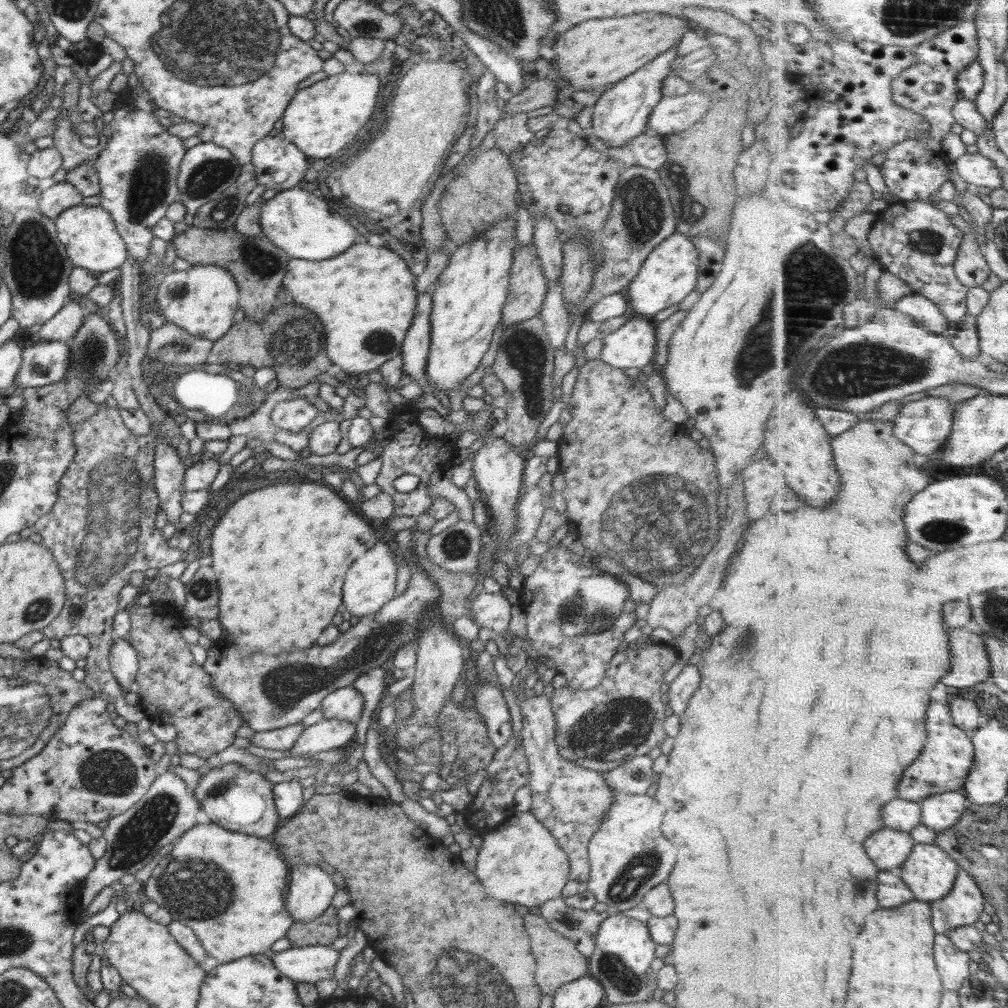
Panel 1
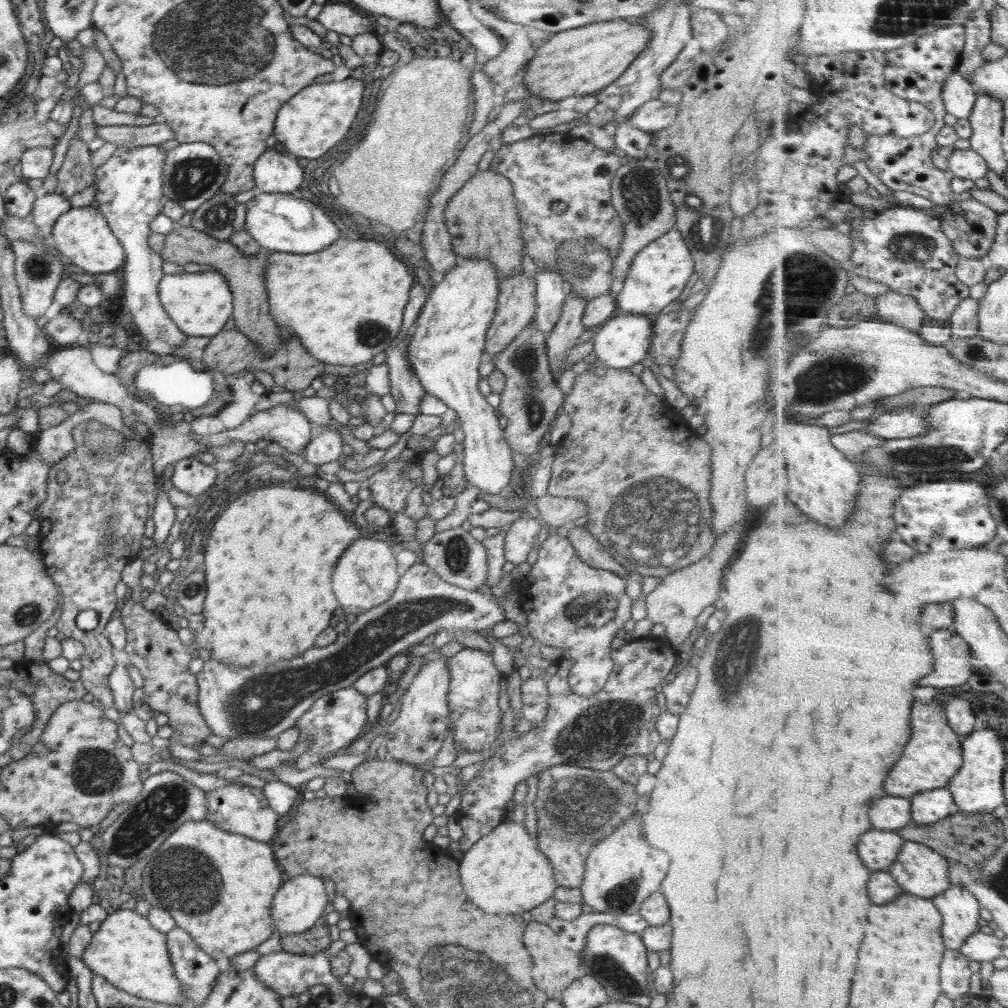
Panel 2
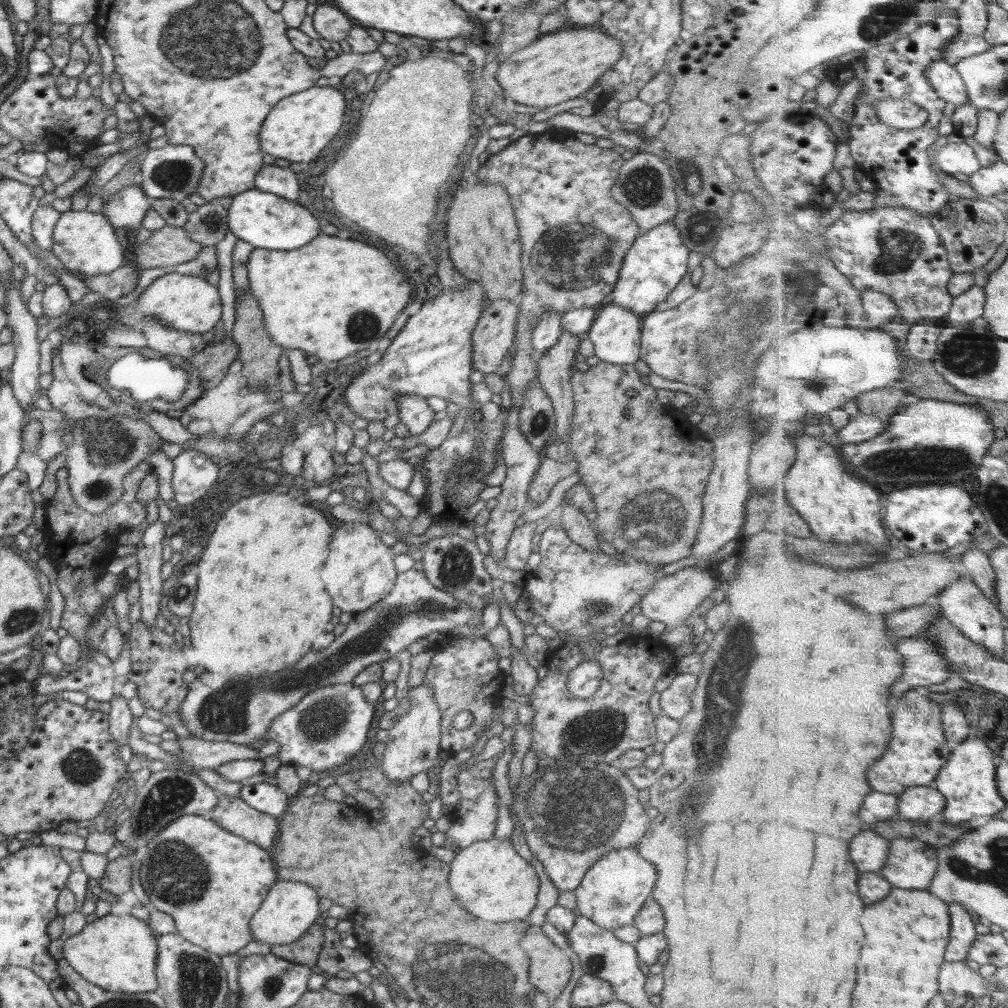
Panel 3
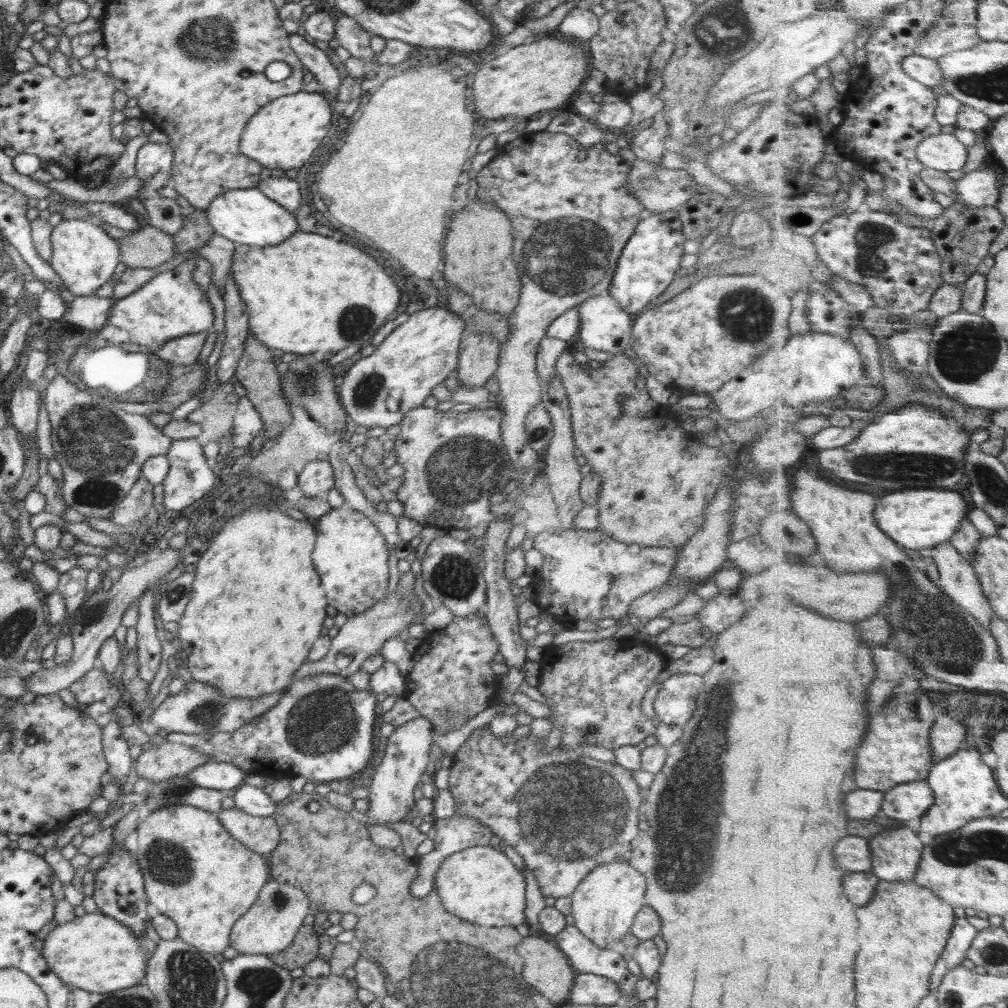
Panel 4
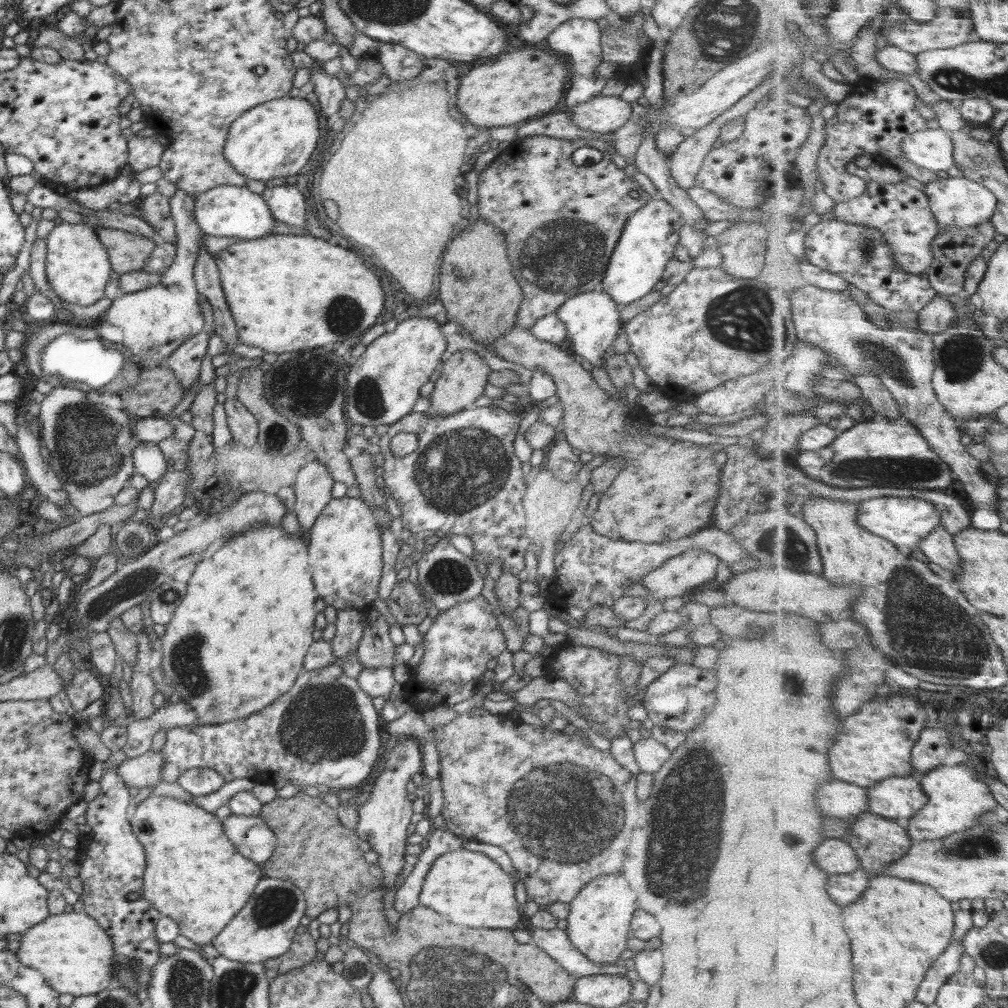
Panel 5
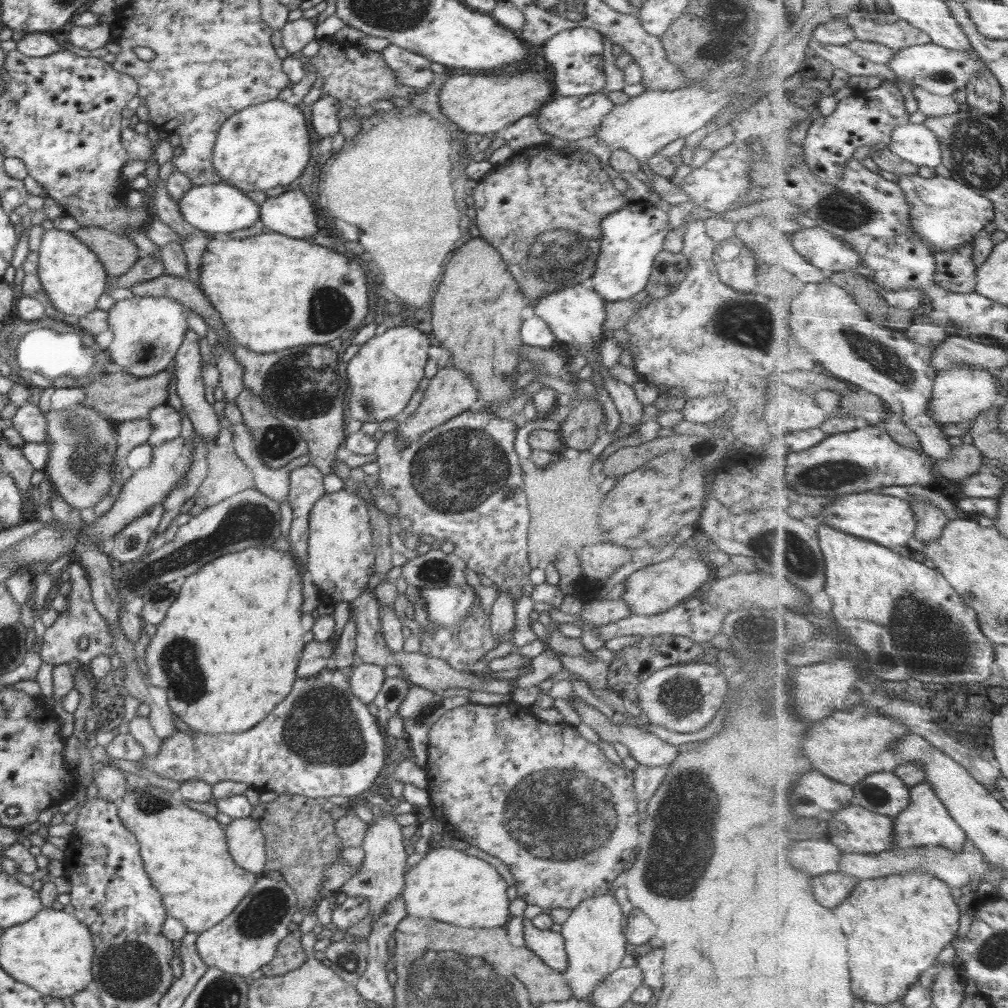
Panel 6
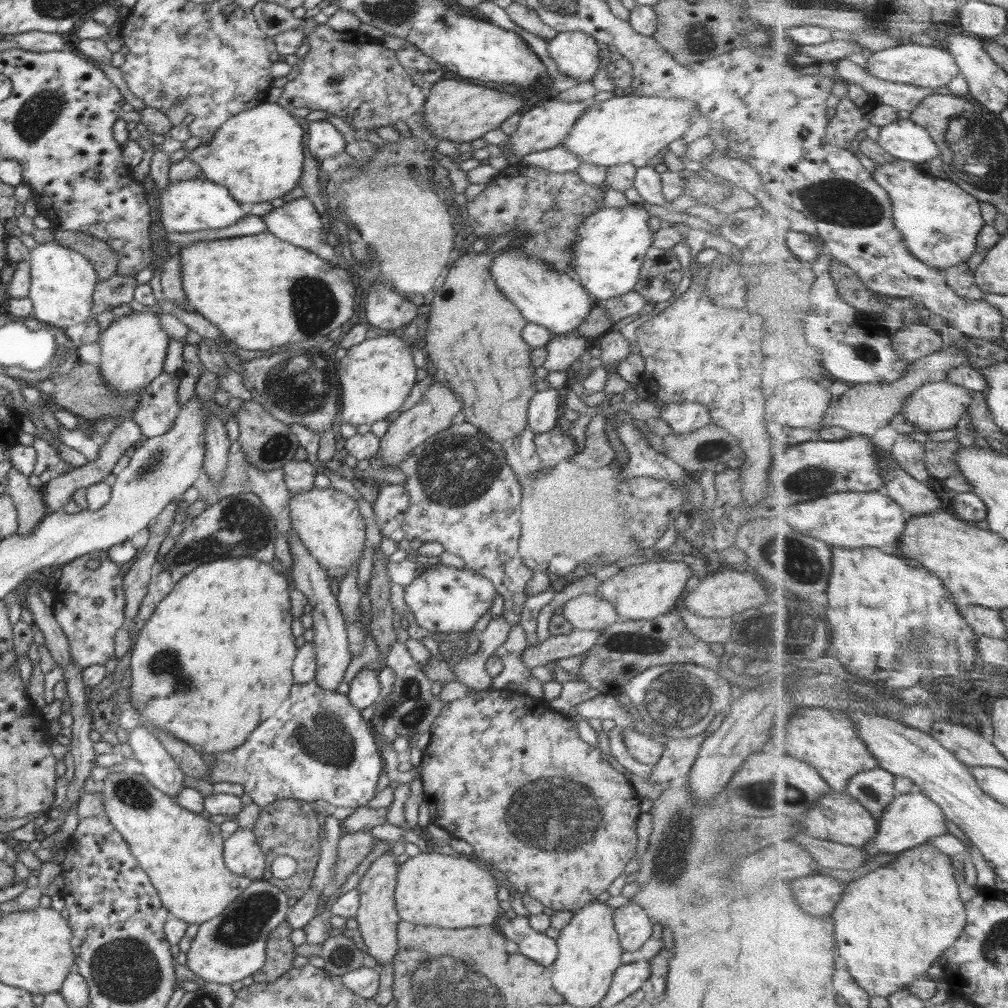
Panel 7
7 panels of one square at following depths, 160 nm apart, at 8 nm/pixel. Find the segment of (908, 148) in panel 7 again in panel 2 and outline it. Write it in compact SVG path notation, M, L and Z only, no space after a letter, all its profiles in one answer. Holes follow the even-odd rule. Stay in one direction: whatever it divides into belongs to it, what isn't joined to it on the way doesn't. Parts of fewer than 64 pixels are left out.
M972 147L954 150L947 161L947 167L956 177L974 181L987 178L991 170L988 159Z

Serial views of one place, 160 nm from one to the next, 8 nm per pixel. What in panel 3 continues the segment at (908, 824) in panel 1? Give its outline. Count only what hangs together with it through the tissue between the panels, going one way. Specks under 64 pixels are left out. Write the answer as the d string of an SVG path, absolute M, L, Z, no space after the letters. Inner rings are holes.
M874 791L863 804L859 816L870 825L890 820L892 817L899 818L899 802L901 796Z

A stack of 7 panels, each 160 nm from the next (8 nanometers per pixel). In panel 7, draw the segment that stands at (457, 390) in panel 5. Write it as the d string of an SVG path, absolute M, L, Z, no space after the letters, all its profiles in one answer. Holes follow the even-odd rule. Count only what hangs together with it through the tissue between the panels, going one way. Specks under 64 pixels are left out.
M433 382L426 387L422 400L409 408L406 412L389 424L388 430L380 439L380 453L378 460L382 458L383 466L395 468L397 464L406 461L406 457L416 449L416 446L425 444L433 434L438 434L452 425L452 420L462 410L459 398L453 394L452 389L445 382Z

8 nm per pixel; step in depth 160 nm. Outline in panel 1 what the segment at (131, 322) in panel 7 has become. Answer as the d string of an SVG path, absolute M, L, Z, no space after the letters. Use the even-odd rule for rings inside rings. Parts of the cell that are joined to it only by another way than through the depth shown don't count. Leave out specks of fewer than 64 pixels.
M193 265L188 270L161 274L156 294L157 306L168 322L198 338L214 342L234 324L239 300L239 288L234 277L225 268L216 265Z

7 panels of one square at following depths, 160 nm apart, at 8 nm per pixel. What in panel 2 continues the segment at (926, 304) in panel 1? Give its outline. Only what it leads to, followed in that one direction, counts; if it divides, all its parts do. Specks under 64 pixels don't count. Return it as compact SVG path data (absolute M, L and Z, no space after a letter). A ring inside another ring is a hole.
M890 291L878 297L876 318L882 322L908 326L910 330L918 331L926 324L927 316L914 296Z

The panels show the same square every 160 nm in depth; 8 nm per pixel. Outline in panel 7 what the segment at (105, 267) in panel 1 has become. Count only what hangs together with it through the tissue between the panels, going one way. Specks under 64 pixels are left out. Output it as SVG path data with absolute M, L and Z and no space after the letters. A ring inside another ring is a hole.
M56 240L37 244L28 255L31 285L27 296L34 310L32 318L38 322L68 328L91 319L94 308L93 292L99 281L93 264L83 254L58 245Z

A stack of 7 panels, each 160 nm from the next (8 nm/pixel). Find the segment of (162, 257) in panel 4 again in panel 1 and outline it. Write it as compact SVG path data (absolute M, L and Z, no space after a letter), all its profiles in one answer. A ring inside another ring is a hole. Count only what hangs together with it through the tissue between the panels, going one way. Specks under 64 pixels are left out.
M193 225L180 234L175 234L171 241L176 250L176 256L187 260L192 265L216 265L225 268L236 281L240 300L238 307L246 313L245 318L254 323L262 323L272 311L278 298L282 279L288 272L288 254L272 245L266 236L246 237L236 231L197 228Z

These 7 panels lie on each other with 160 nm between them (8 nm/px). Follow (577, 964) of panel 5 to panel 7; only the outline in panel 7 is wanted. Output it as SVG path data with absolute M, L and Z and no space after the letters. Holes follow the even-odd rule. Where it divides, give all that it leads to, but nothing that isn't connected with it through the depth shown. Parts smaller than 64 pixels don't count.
M503 914L495 922L494 926L500 929L500 933L508 941L512 940L518 944L518 953L545 967L549 967L556 960L558 954L556 939L532 929L528 917L511 918Z

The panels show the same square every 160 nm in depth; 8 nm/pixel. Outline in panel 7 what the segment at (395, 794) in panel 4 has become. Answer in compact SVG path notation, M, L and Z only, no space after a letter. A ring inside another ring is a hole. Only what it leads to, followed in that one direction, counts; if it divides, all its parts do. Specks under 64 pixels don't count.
M382 854L378 857L368 871L360 878L357 884L359 890L359 909L355 919L358 922L360 936L363 938L366 950L380 965L393 962L398 952L397 925L399 920L396 910L394 891L396 888L397 870L402 858Z

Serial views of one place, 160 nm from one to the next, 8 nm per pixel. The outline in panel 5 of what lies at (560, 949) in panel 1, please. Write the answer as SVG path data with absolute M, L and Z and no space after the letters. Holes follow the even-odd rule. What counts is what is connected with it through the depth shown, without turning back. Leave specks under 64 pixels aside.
M531 942L518 943L516 962L518 972L514 972L520 981L530 986L530 990L542 1002L571 1000L576 981L581 977L578 973L566 972L551 956L540 950Z

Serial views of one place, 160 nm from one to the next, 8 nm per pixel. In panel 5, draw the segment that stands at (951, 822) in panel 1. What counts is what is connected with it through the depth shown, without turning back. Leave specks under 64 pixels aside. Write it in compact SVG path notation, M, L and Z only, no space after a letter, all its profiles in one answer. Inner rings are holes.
M912 775L886 778L869 790L871 812L891 819L911 819L930 802L921 778Z

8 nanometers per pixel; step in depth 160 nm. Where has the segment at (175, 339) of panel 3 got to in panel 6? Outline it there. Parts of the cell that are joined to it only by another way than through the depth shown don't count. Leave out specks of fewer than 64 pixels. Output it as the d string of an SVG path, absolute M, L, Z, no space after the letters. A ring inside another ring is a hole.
M192 329L186 330L184 340L172 360L172 364L176 367L176 394L178 394L180 402L182 402L184 412L188 414L188 418L190 418L190 422L193 424L195 434L199 434L206 443L214 443L221 431L221 426L217 417L218 414L216 414L213 406L205 399L204 391L206 386L200 374L202 356L200 355L200 347L198 347L199 340L200 337Z

